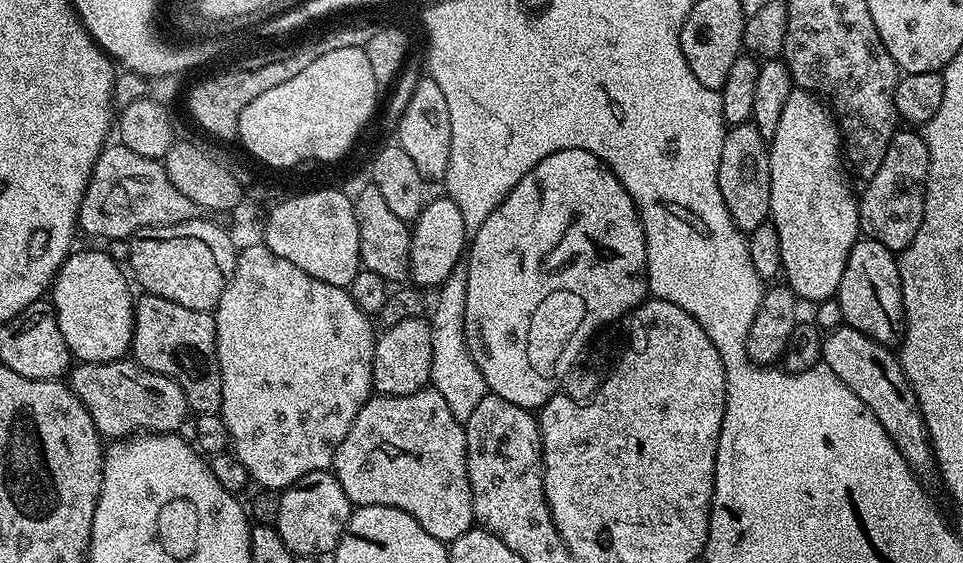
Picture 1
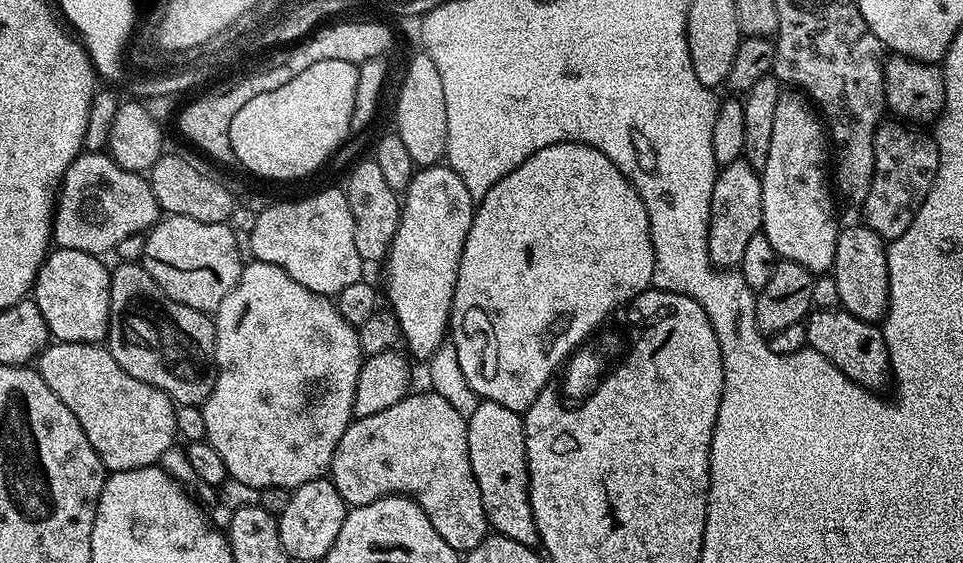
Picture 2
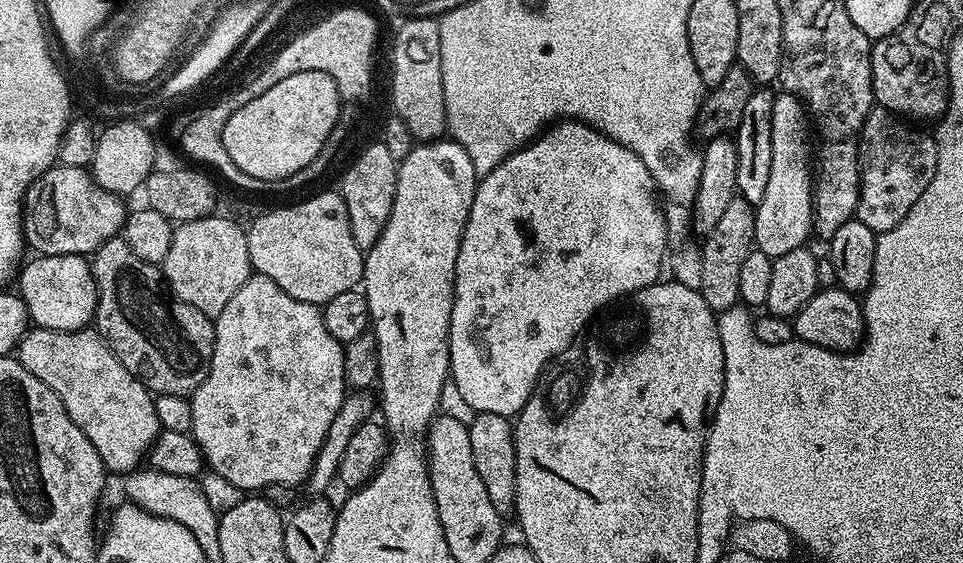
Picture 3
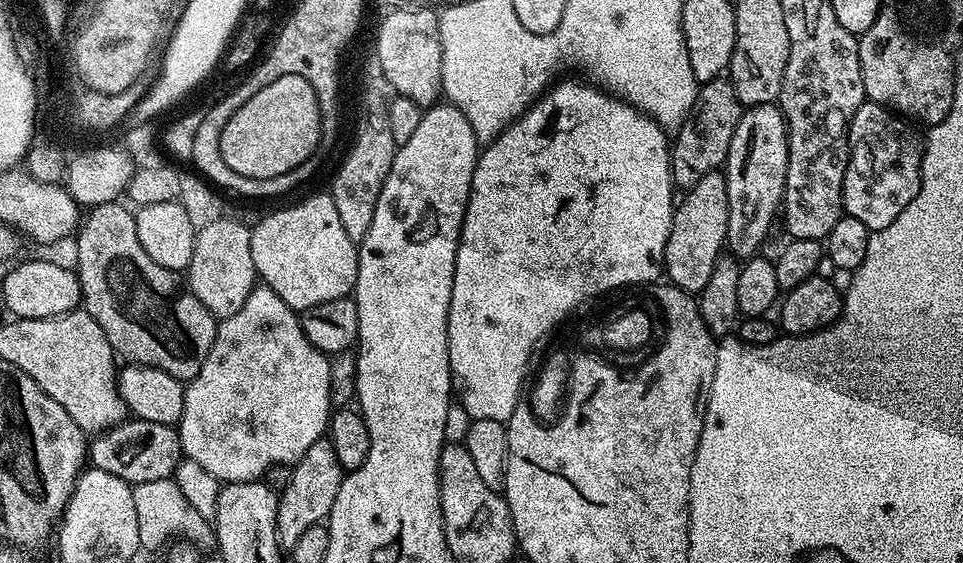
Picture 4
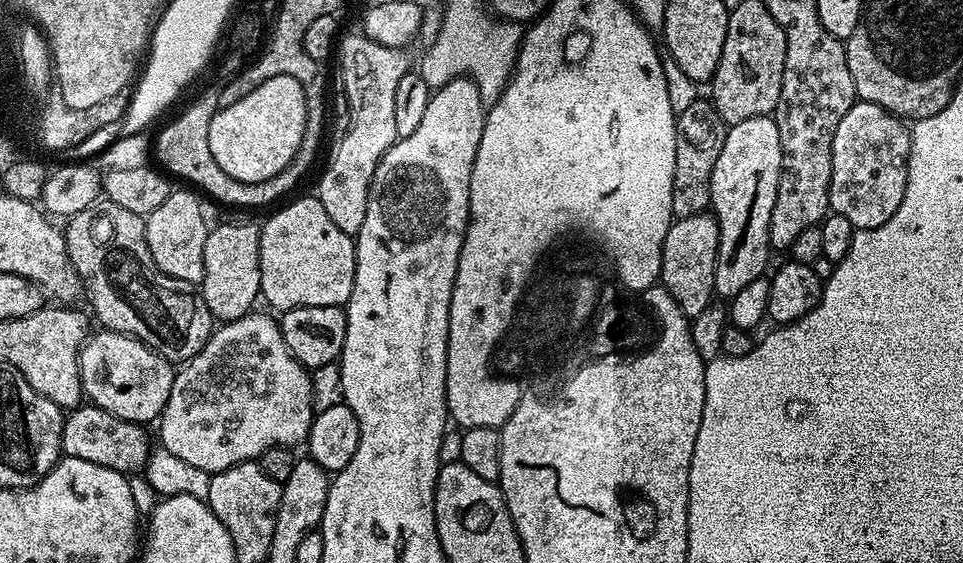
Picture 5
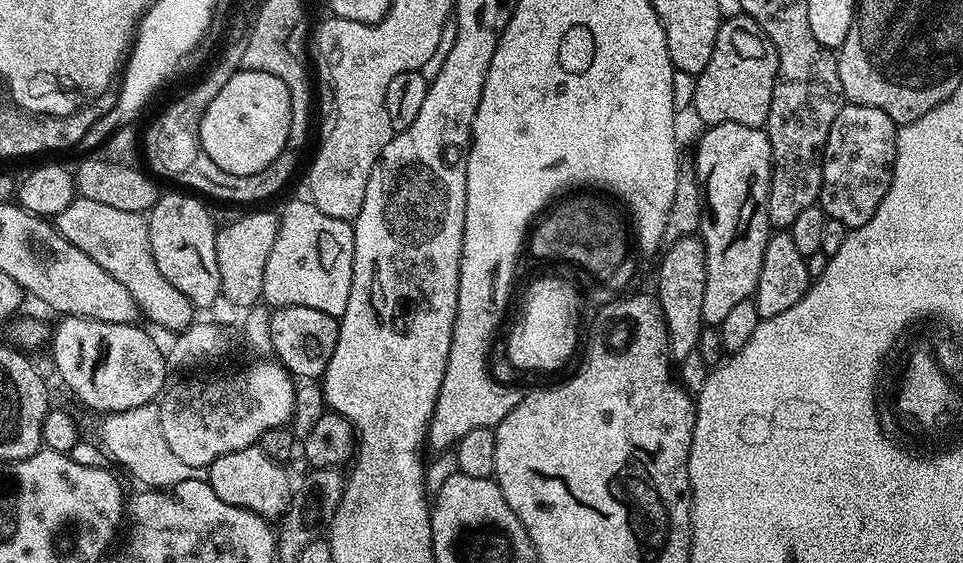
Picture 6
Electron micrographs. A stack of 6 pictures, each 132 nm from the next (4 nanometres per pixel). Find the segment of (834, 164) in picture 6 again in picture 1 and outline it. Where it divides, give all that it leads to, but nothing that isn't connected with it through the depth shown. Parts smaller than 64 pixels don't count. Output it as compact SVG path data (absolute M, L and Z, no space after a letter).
M898 130L892 135L892 141L886 146L886 158L882 158L882 166L878 166L878 174L866 181L864 193L861 191L858 196L861 233L867 239L882 242L882 246L897 254L914 242L914 234L918 234L918 226L922 226L924 187L928 181L928 141L916 132L919 131Z

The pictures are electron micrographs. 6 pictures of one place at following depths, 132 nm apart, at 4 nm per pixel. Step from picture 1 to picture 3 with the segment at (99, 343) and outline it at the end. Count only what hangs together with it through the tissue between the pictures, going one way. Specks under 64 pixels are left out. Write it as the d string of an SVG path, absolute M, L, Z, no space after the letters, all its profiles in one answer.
M37 255L18 272L18 295L24 301L28 319L35 327L59 332L77 332L96 319L96 283L91 263L84 256Z

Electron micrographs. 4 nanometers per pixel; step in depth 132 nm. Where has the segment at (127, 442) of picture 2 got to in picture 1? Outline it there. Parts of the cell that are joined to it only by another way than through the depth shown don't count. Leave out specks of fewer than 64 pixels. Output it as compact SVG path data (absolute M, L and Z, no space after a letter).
M131 358L101 364L80 362L71 369L71 376L72 392L80 399L82 406L86 406L96 431L105 437L112 436L108 438L120 438L135 432L175 433L190 414L188 399L178 382L146 370Z

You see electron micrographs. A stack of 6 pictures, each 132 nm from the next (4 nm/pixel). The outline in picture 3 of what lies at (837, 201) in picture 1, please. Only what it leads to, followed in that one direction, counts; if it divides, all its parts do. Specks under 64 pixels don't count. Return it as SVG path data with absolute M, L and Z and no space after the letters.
M783 90L776 92L774 110L770 114L770 182L766 182L766 194L762 202L755 205L756 221L754 222L755 247L762 254L778 257L790 250L798 250L809 243L808 236L812 231L812 190L814 187L814 172L810 167L810 152L808 156L808 132L810 136L810 120L806 109L798 97Z

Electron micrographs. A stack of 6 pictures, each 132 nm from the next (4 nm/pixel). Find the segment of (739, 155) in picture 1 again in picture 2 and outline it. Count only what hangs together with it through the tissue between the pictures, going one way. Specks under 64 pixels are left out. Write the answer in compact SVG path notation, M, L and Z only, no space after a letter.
M741 158L723 165L717 171L714 182L714 194L710 198L710 214L708 215L708 253L710 262L721 270L735 269L742 262L742 253L746 250L750 238L761 231L762 222L762 182L760 172L750 167L747 160Z

